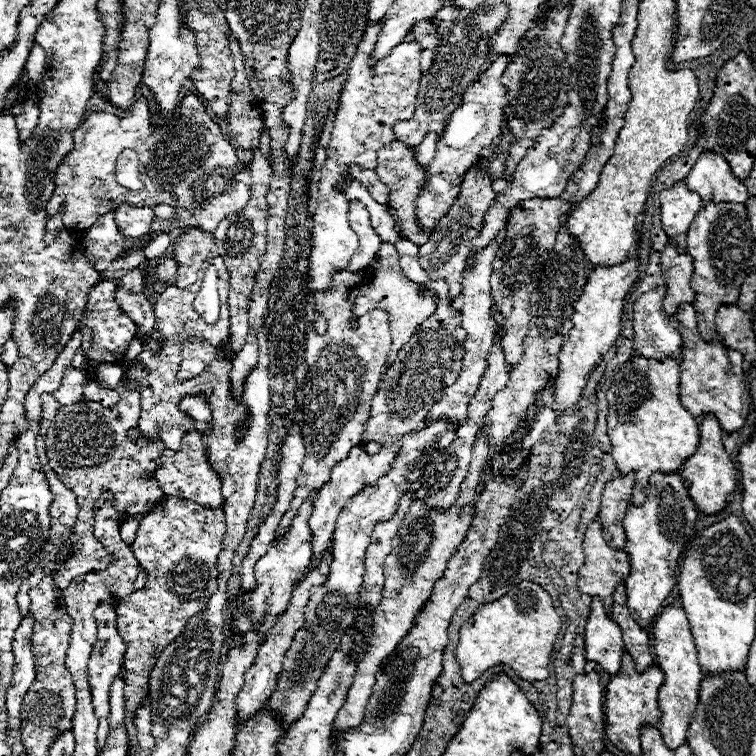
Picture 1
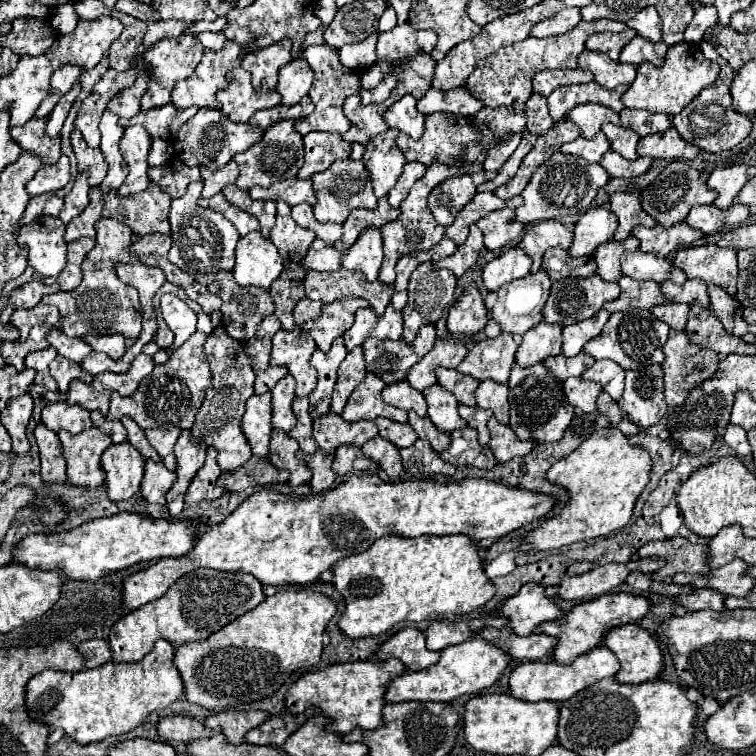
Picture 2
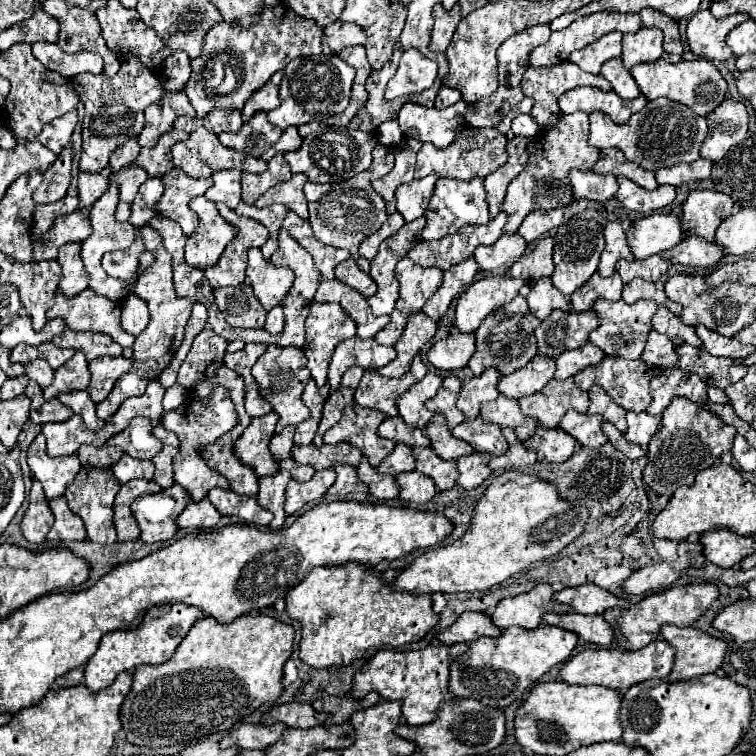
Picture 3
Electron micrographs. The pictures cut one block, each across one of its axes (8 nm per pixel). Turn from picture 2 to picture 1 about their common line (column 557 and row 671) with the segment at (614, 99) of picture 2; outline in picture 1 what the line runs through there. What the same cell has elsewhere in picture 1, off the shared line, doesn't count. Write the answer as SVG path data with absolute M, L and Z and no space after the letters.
M102 604L100 608L96 608L94 616L96 616L96 622L98 622L98 642L94 644L94 650L92 650L92 660L88 664L88 676L90 676L94 712L96 712L98 720L100 720L100 728L98 728L98 752L100 752L104 748L104 740L106 740L106 734L108 734L108 716L110 716L108 694L110 694L110 686L114 682L114 676L118 676L122 672L126 644L118 636L118 630L116 630L116 610L112 606Z

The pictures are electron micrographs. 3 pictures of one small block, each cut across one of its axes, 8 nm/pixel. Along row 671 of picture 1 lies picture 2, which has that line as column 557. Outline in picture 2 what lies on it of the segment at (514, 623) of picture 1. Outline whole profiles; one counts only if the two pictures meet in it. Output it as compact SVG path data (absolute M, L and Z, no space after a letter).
M602 428L598 438L584 440L570 456L552 464L546 480L568 492L568 504L536 530L524 534L520 542L528 552L554 550L580 540L622 530L632 516L634 502L648 484L650 456L640 446L630 446L626 436L616 428Z

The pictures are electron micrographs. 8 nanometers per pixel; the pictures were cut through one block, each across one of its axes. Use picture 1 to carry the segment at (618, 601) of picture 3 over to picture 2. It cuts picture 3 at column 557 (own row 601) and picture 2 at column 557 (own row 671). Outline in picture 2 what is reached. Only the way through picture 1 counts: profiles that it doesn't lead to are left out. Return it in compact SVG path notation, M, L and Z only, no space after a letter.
M524 584L520 588L520 592L512 598L508 598L502 608L500 614L510 618L508 628L520 636L528 636L532 632L536 632L536 628L548 620L558 620L560 616L564 616L564 612L556 606L554 600L550 600L544 594L546 586L544 584Z

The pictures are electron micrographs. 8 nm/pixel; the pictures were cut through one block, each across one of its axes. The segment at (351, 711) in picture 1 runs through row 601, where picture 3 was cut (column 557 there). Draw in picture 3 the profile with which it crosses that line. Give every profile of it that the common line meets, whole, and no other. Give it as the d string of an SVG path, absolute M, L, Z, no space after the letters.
M572 378L568 380L550 380L540 392L532 396L524 396L518 400L522 414L536 418L544 428L558 428L560 418L570 408L576 412L588 410L588 392L576 390Z

